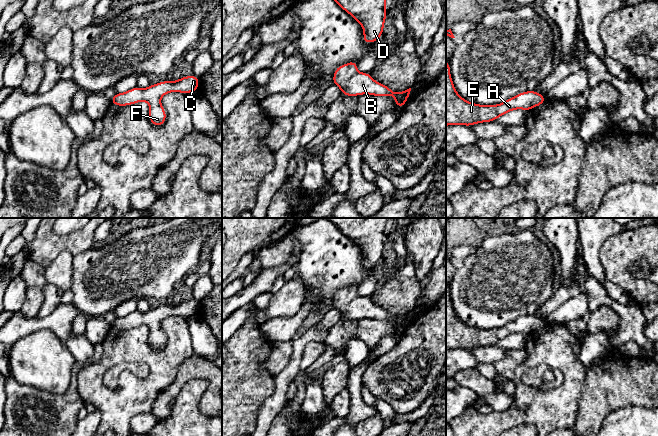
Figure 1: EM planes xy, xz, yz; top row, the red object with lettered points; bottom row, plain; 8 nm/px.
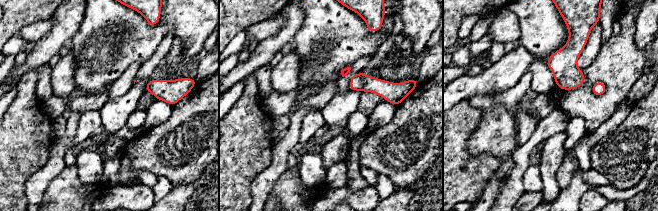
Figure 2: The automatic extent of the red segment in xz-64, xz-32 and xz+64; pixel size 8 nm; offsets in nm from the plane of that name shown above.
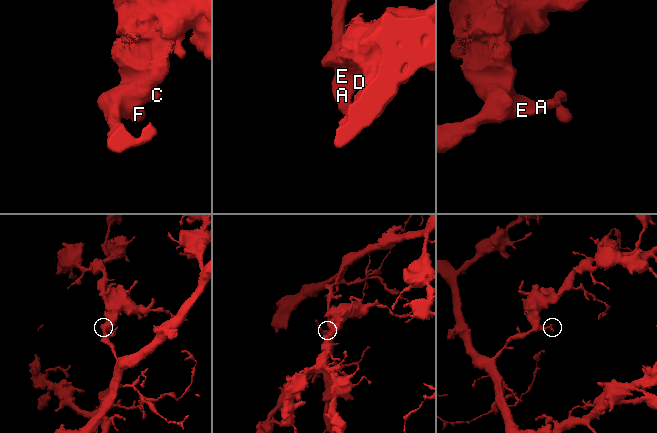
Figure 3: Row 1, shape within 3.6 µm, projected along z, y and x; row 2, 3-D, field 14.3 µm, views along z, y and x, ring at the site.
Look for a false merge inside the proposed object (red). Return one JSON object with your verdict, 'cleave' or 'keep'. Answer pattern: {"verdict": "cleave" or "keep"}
{"verdict": "keep"}

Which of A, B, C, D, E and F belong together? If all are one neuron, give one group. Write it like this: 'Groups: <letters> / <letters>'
Groups: A B C D E F

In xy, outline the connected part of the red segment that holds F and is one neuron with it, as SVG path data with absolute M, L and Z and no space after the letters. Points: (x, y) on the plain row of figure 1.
M193 298L181 301L178 305L162 305L145 313L134 311L125 317L116 317L110 325L117 330L128 330L146 325L150 330L149 344L151 348L162 350L166 345L166 335L160 327L161 321L169 316L189 318L197 315L198 311L199 302Z

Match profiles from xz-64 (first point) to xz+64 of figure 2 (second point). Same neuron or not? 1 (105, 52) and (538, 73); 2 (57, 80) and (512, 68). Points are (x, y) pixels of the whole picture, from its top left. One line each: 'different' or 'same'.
1: different
2: same

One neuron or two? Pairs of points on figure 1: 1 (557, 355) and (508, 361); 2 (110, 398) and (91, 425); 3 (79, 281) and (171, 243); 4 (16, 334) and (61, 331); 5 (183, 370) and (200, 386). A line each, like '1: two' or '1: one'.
1: two
2: two
3: one
4: one
5: two

